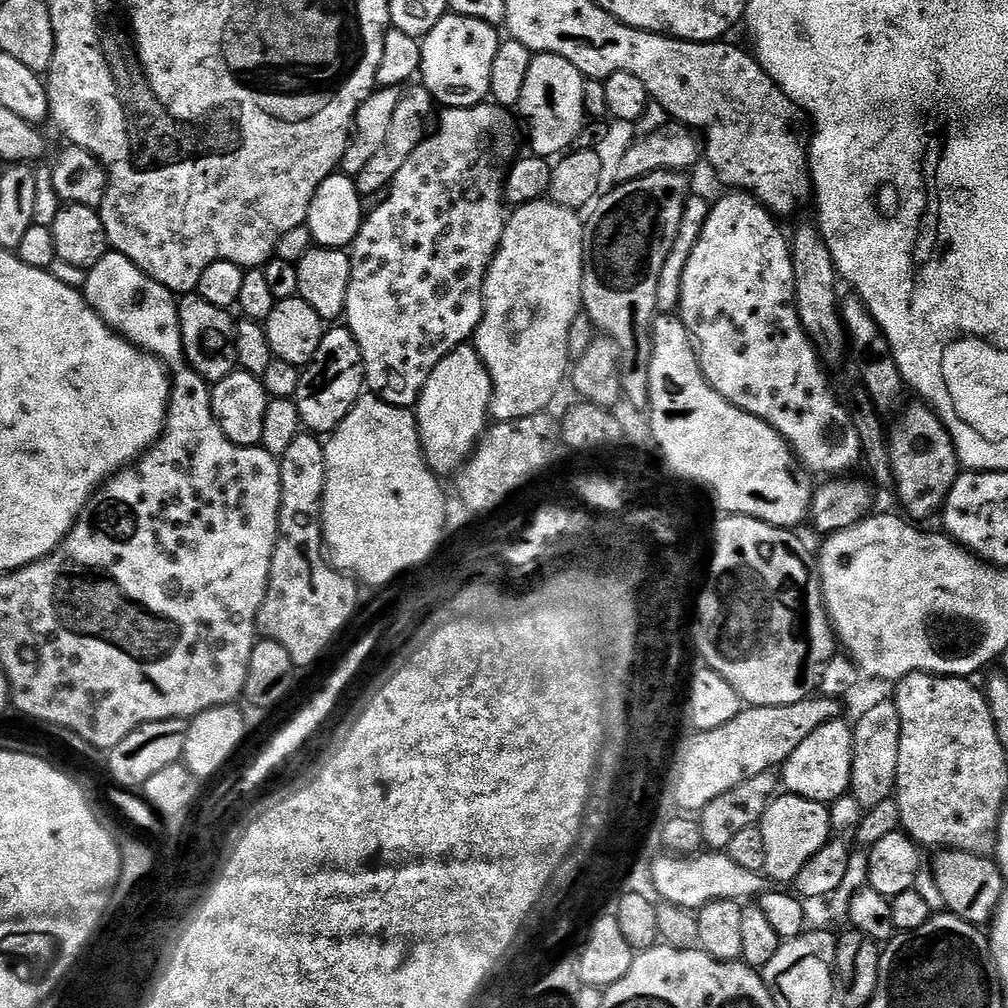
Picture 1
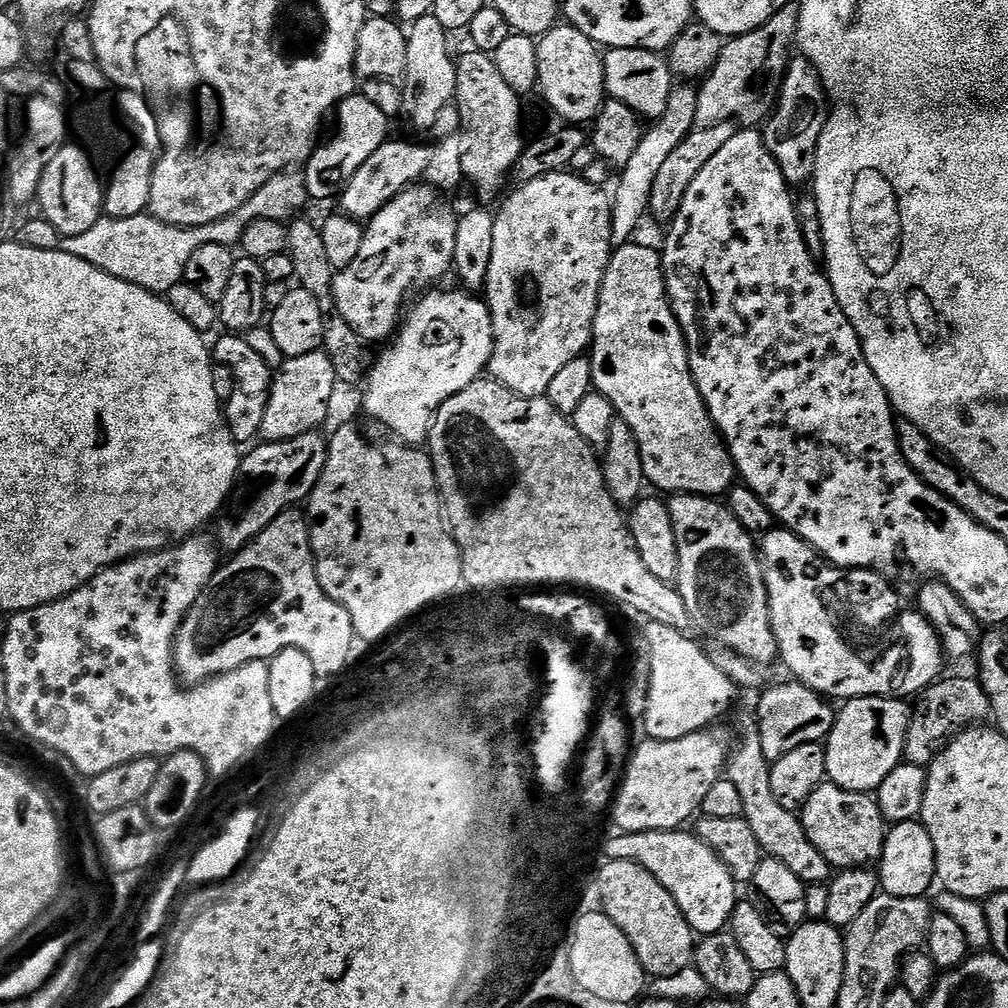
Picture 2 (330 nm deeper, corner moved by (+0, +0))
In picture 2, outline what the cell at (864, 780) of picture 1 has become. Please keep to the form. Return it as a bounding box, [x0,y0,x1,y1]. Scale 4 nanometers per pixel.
[904,676,992,766]

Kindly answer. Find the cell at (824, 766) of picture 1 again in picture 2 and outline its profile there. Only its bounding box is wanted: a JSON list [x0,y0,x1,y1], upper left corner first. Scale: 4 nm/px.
[824,696,910,793]

